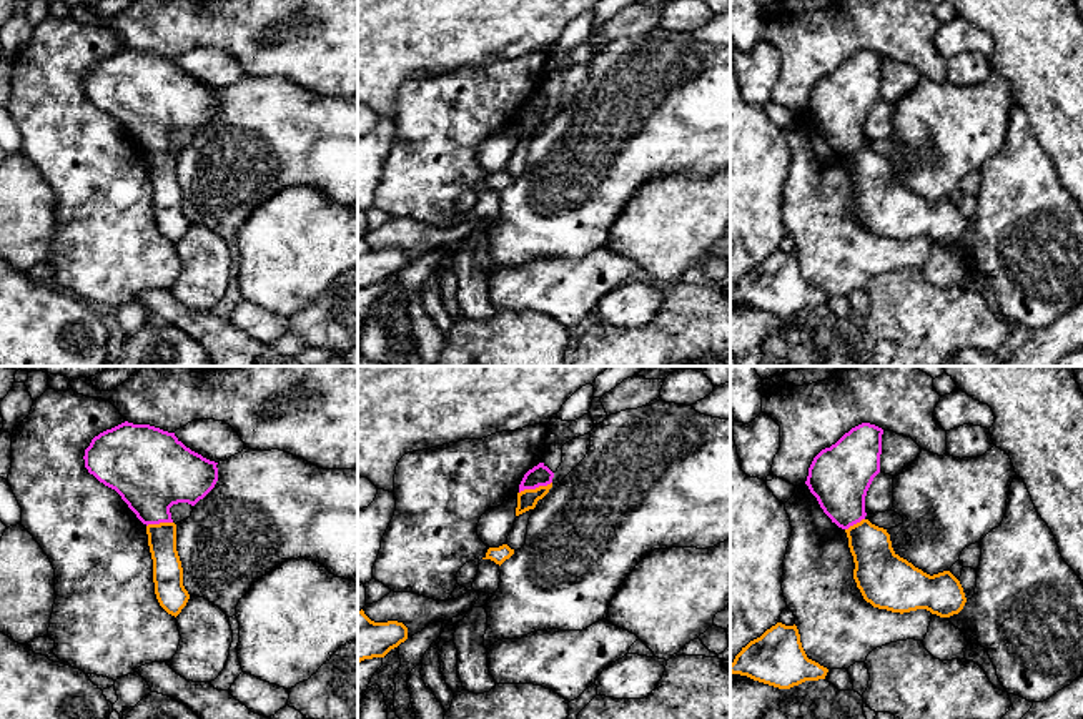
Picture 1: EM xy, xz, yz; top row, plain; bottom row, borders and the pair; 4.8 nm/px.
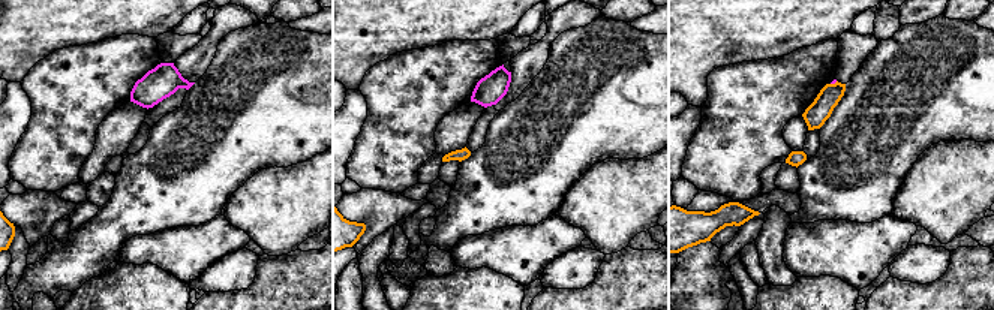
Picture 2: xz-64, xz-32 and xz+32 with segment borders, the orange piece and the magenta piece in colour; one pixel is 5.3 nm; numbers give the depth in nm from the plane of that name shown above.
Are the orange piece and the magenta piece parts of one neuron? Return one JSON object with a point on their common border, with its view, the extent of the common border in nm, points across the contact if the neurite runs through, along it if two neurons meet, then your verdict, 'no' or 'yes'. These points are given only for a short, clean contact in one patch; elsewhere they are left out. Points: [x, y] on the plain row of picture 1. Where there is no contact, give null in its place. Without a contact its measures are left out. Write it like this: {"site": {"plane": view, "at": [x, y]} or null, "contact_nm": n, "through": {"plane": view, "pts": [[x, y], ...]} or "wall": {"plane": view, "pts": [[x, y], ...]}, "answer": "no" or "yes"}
{"site": {"plane": "xz", "at": [536, 115]}, "contact_nm": 170, "wall": {"plane": "xz", "pts": [[551, 109], [524, 115], [519, 120]]}, "answer": "no"}

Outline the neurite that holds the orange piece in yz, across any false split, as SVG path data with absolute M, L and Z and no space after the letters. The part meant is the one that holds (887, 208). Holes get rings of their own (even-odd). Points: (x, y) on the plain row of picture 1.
M868 146L845 156L853 183L853 206L863 226L892 240L927 236L940 245L958 241L965 230L960 208L950 200L927 201L900 185L887 156Z

